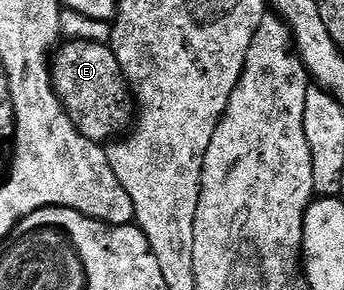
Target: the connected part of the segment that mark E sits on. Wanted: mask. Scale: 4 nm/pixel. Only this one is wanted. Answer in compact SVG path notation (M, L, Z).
M63 41L53 51L50 78L54 81L54 90L66 109L66 115L80 136L106 144L131 129L132 110L130 114L126 107L126 101L129 103L132 98L130 87L122 75L120 60L116 60L113 49L107 43Z

